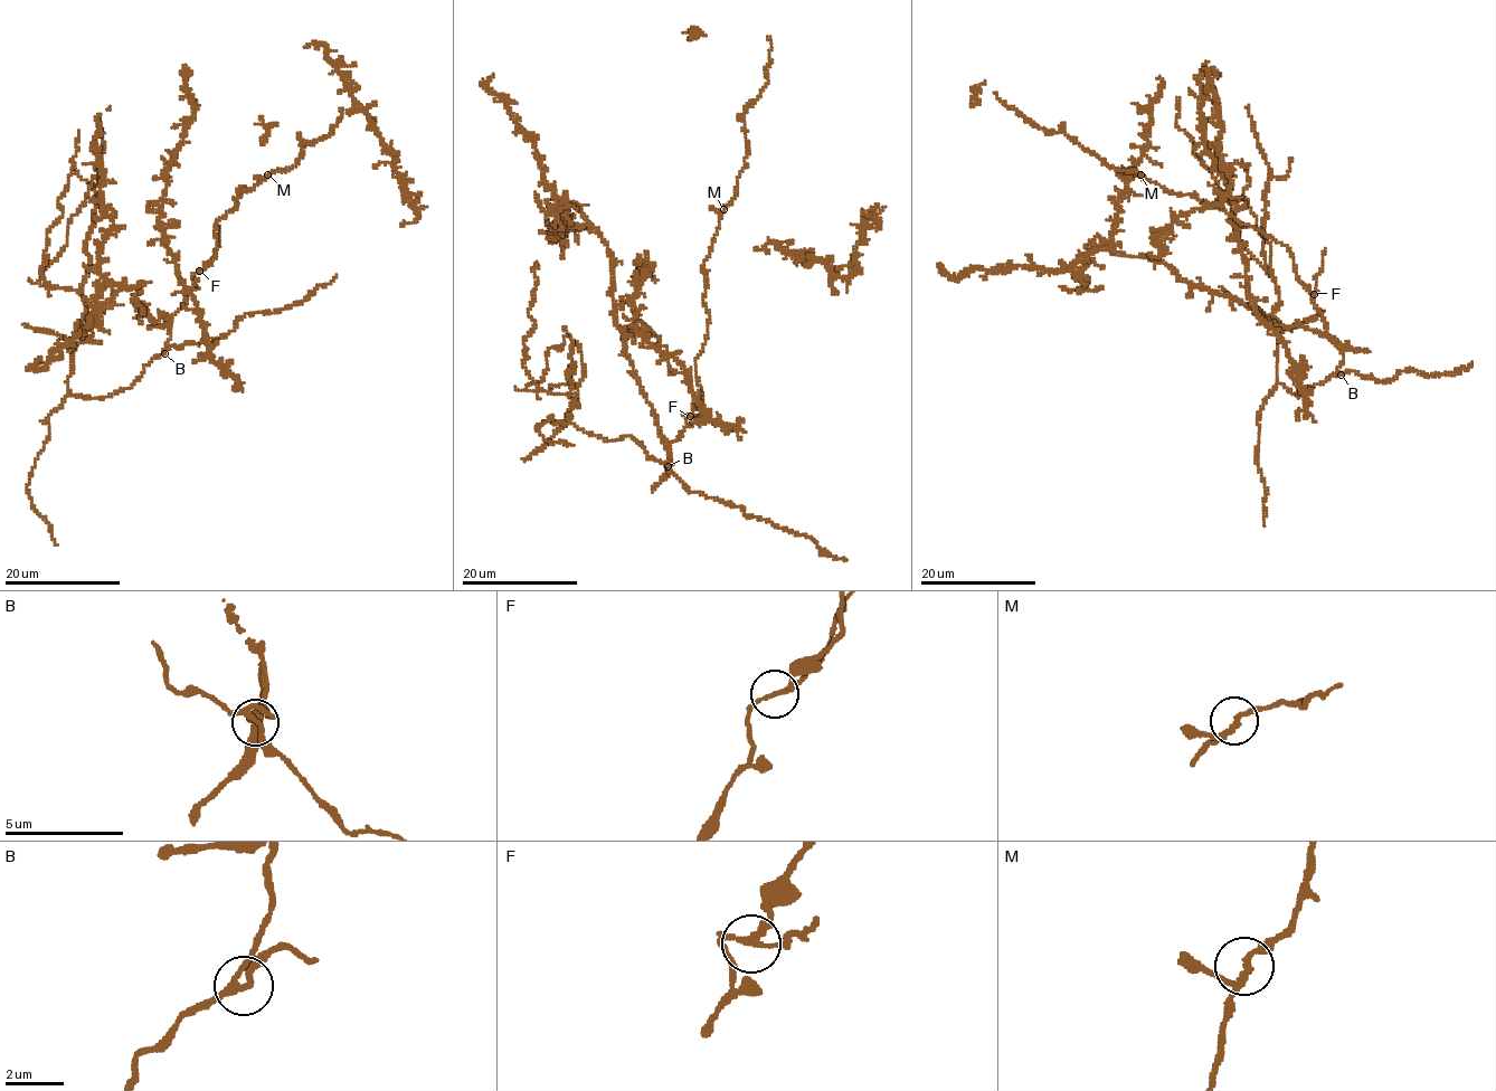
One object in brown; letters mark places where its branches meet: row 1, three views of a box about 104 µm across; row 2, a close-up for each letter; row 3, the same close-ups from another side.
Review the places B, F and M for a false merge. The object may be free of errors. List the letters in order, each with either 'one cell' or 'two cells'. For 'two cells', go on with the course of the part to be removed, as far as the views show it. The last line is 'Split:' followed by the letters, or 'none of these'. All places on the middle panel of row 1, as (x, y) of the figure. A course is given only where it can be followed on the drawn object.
B: one cell
F: two cells; course (690, 416), (703, 411), (707, 414), (701, 415)
M: one cell
Split: F

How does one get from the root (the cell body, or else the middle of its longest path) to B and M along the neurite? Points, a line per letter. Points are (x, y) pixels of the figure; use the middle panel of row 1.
B: (685, 424), (682, 435), (670, 446), (672, 464), (666, 463), (668, 466)
M: (685, 424), (684, 416), (691, 415), (702, 395), (696, 361), (709, 319), (703, 304), (703, 262), (723, 209)

